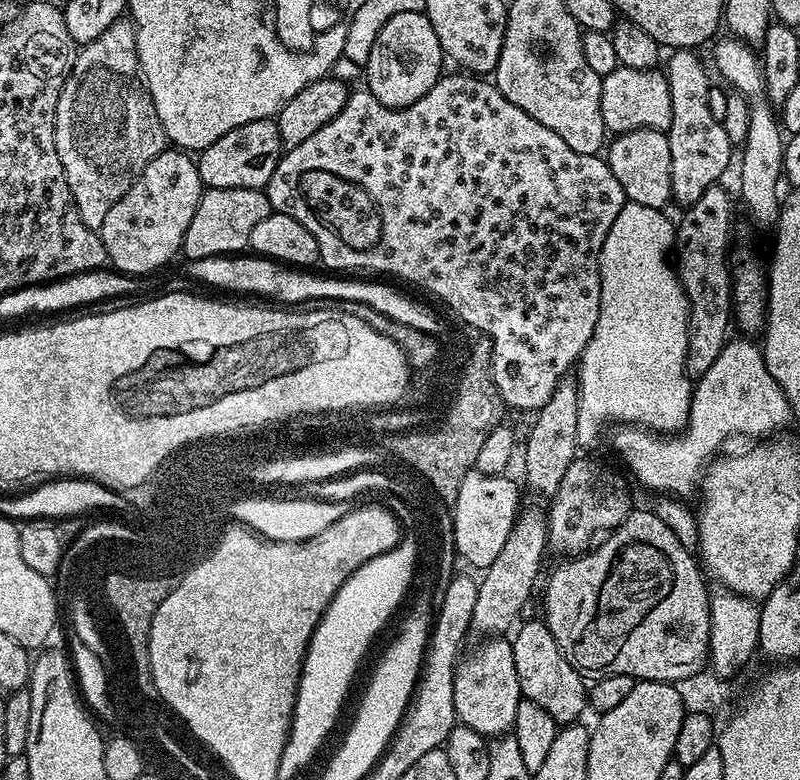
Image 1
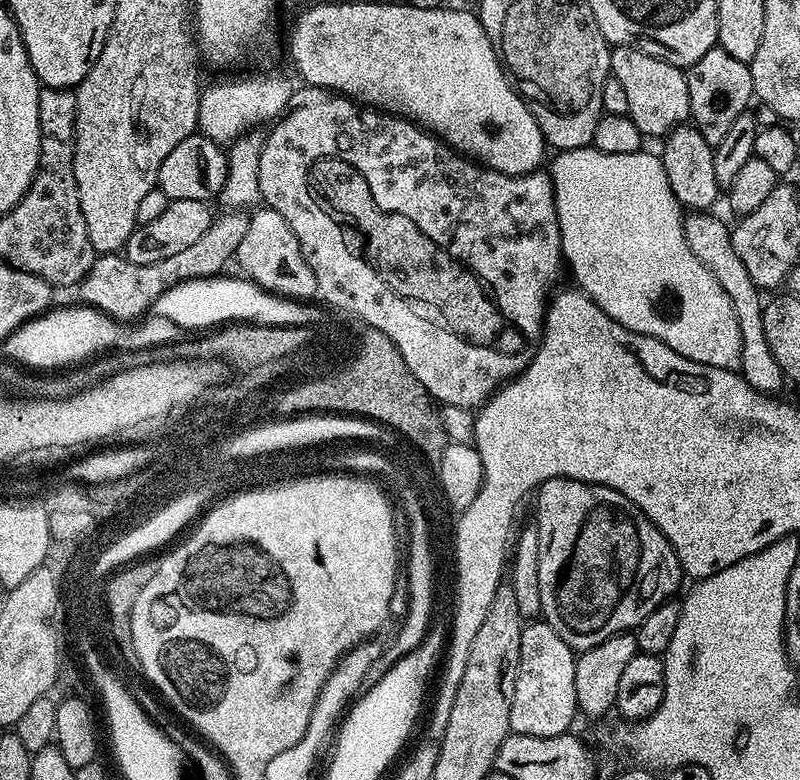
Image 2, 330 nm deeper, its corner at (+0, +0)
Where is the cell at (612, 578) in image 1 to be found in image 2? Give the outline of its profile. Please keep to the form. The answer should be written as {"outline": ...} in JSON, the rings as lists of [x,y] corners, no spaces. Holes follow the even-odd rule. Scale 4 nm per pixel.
{"outline":[[[559,476],[545,480],[535,496],[536,520],[534,520],[534,527],[538,530],[538,586],[542,589],[542,616],[548,625],[560,635],[562,642],[566,642],[577,653],[598,646],[598,642],[606,642],[606,638],[616,636],[619,632],[632,632],[647,616],[654,614],[654,610],[658,610],[658,606],[662,606],[677,595],[676,591],[680,588],[680,580],[682,581],[678,554],[672,549],[668,539],[652,525],[650,518],[646,518],[646,514],[642,514],[642,510],[638,510],[638,506],[634,506],[634,502],[630,502],[625,496],[618,494],[618,490],[610,490],[601,484],[587,484],[581,480],[567,480]]]}

